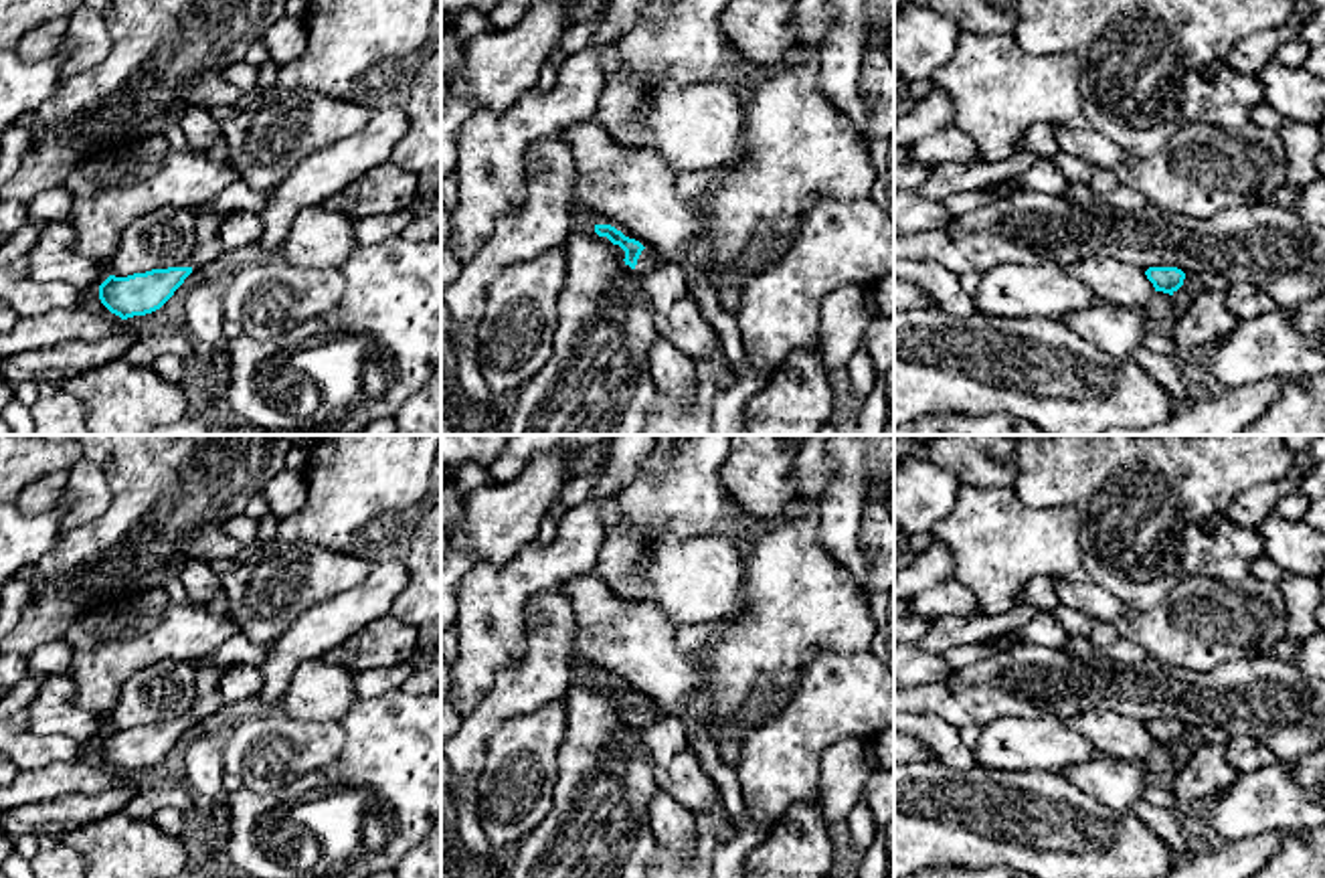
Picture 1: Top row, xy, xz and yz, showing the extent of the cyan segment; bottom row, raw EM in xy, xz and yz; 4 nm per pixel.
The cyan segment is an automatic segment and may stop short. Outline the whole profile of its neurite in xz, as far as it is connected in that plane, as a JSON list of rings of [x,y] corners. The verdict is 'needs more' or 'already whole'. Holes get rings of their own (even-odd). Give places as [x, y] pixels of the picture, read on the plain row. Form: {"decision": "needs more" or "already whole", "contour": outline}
{"decision": "needs more", "contour": [[[595,678],[599,690],[607,690],[613,698],[619,698],[625,704],[625,718],[635,722],[639,728],[645,728],[657,720],[668,718],[672,712],[653,700],[643,700],[639,694],[625,690],[611,678]]]}

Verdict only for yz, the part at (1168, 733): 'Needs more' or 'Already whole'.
Already whole

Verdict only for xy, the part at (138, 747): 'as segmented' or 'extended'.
extended

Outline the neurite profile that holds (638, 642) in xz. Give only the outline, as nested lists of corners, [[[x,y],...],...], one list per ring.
[[[585,573],[562,583],[575,611],[572,649],[631,682],[643,700],[686,712],[704,688],[704,653],[676,645],[678,627],[651,601],[621,605]]]

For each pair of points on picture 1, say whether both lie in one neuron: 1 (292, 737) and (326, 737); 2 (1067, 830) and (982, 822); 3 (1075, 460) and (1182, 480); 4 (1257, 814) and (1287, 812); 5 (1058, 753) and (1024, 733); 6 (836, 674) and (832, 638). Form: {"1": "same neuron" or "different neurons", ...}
{"1": "same neuron", "2": "same neuron", "3": "same neuron", "4": "same neuron", "5": "same neuron", "6": "different neurons"}

